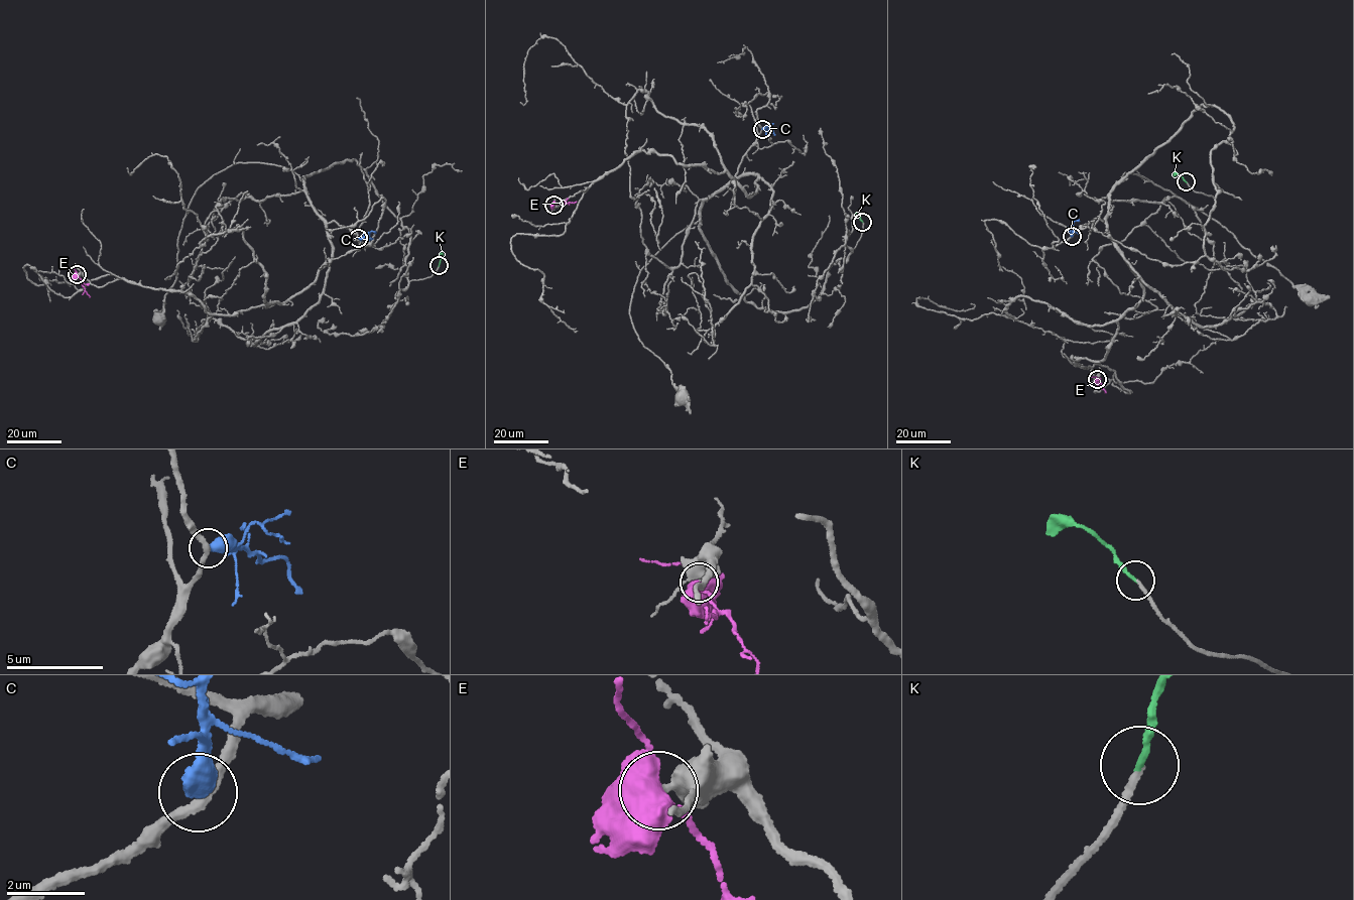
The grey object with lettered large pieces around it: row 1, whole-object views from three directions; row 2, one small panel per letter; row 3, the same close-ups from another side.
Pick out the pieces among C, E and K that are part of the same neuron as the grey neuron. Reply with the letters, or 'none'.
K

